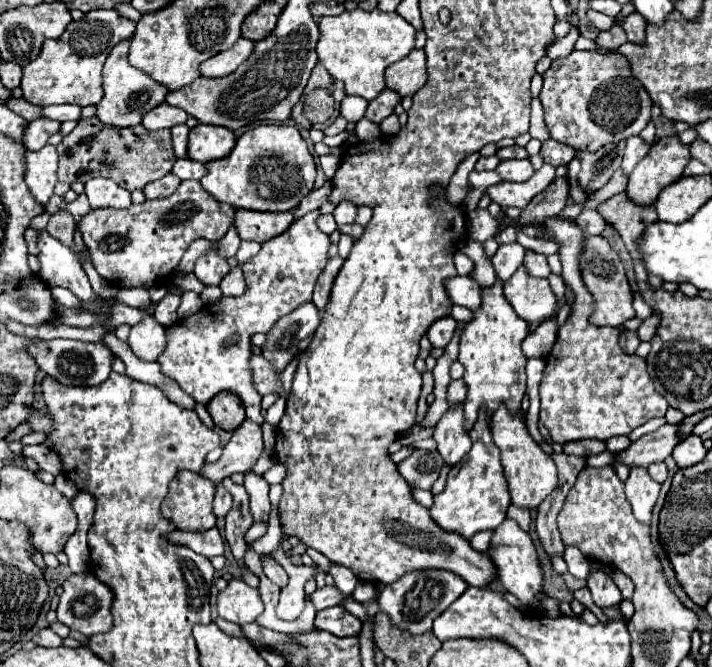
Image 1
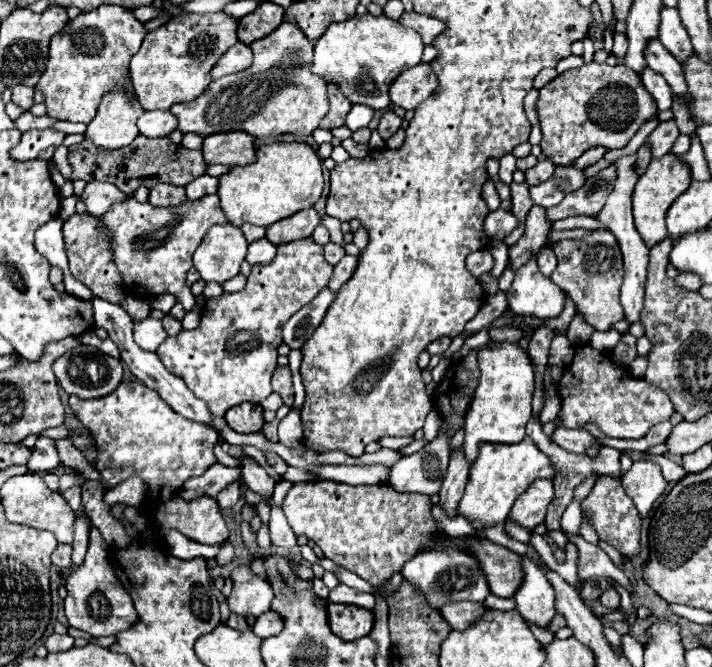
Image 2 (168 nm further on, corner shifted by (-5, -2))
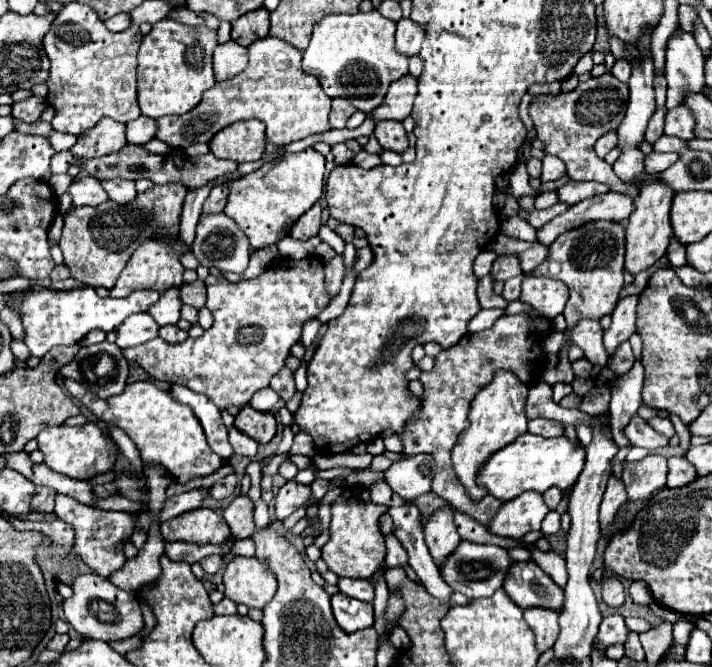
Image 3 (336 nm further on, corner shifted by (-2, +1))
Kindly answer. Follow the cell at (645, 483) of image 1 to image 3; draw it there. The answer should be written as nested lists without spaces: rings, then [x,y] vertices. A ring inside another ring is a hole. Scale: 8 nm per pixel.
[[[649,454],[639,462],[625,462],[623,484],[629,500],[643,500],[667,486],[667,458],[661,454]]]

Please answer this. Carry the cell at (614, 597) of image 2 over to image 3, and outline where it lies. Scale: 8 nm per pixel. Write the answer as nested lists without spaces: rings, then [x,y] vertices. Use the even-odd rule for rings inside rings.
[[[607,578],[607,580],[603,580],[603,600],[605,600],[609,606],[619,608],[619,606],[625,604],[625,598],[627,598],[625,588],[623,588],[623,584],[621,584],[617,578]]]

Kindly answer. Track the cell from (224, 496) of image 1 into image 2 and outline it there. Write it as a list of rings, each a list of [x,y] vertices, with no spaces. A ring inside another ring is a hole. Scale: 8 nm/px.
[[[230,483],[224,491],[218,493],[216,501],[222,509],[230,509],[232,505],[236,505],[236,501],[240,499],[240,485],[238,483]]]

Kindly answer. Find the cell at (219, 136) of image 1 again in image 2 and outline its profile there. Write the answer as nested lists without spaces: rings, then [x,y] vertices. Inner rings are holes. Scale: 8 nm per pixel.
[[[228,131],[204,137],[202,155],[206,163],[222,163],[228,167],[248,165],[256,159],[254,137],[244,131]]]

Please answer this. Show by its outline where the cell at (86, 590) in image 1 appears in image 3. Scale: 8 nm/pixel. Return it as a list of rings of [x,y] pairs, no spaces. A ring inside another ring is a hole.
[[[85,574],[75,578],[73,596],[65,600],[63,610],[65,610],[67,622],[77,630],[77,634],[81,634],[87,640],[103,640],[103,642],[125,640],[139,634],[145,626],[135,594],[113,586],[107,578],[97,574]],[[99,610],[101,610],[101,616],[99,616]]]

